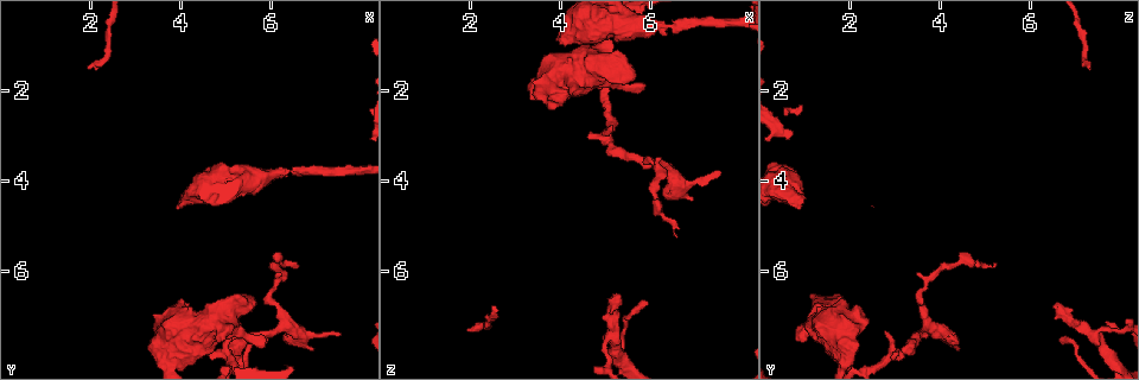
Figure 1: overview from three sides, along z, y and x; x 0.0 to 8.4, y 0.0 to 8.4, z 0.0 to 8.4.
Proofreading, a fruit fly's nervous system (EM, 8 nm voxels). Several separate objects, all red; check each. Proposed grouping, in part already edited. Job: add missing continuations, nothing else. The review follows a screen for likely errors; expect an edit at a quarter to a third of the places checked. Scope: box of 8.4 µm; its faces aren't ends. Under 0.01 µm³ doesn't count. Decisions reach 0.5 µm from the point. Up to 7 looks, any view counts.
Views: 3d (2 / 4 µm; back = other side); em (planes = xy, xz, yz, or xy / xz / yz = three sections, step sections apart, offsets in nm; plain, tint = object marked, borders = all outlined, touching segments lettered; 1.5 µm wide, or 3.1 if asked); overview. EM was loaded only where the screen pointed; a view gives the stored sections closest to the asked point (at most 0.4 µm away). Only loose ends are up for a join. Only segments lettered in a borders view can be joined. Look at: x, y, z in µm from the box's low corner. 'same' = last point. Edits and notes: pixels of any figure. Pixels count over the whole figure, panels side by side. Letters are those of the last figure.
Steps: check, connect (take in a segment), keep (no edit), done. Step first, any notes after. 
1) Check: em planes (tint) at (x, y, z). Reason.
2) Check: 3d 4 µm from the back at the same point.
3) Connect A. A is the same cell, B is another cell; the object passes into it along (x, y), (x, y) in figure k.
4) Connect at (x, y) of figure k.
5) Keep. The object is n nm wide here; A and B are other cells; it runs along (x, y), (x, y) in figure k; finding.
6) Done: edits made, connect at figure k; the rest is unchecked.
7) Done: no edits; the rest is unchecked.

Check: 3d 4 µm at (4.80, 7.55, 0.90). Stops while still wide.

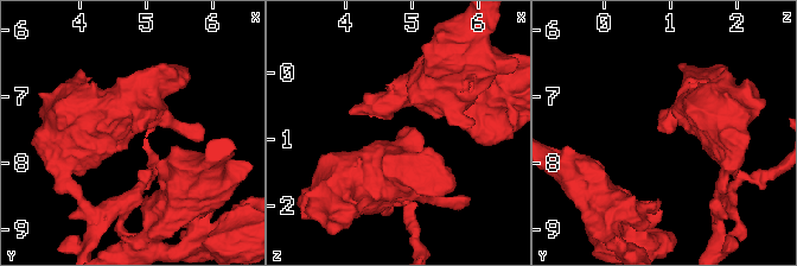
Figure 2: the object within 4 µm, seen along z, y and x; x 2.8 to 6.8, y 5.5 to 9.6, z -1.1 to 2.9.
Check: em xy step 8 (borders) at (4.80, 7.55, 0.90).

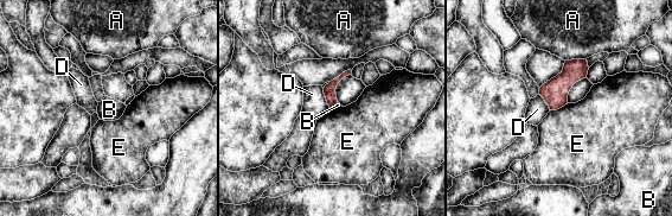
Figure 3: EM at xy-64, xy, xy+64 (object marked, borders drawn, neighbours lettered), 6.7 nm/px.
Keep. The longest contact is with D, 160 nm; A, B, D and E are other cells; no lettered segment goes on from it.

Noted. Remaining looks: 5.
Check: 3d 2 µm at (3.95, 4.55, 1.00). Free end.

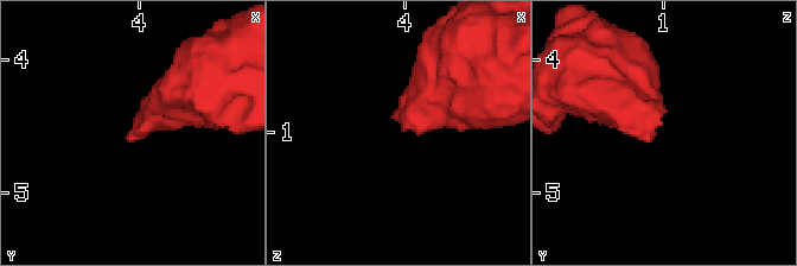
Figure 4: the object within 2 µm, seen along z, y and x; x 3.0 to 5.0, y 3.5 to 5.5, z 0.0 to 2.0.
Check: em yz step 4 (borders) at (3.96, 4.58, 0.94). Shape alone is not enough.

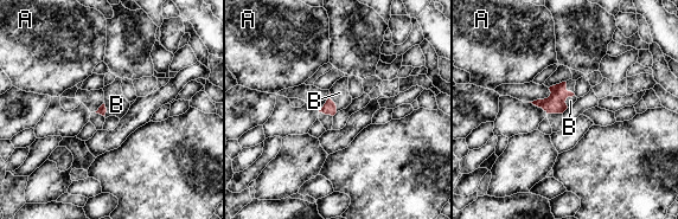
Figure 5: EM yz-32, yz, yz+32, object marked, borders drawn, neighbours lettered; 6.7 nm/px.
Check: em xz step 8 (borders) at the same point.

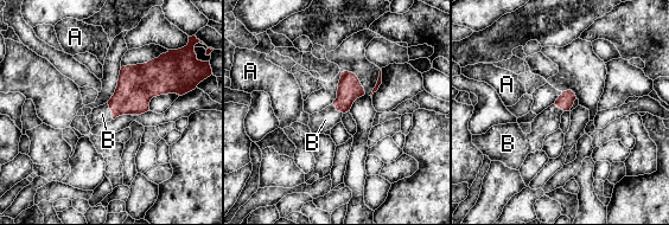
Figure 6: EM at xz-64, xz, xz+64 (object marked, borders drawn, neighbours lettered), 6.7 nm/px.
Connect at (102, 114) of figure 6. B is the same cell, A is another cell; the object passes into it along (137, 85), (110, 110), (102, 114) in figure 6; the cell continues.

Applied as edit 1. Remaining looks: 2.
Check: overview.

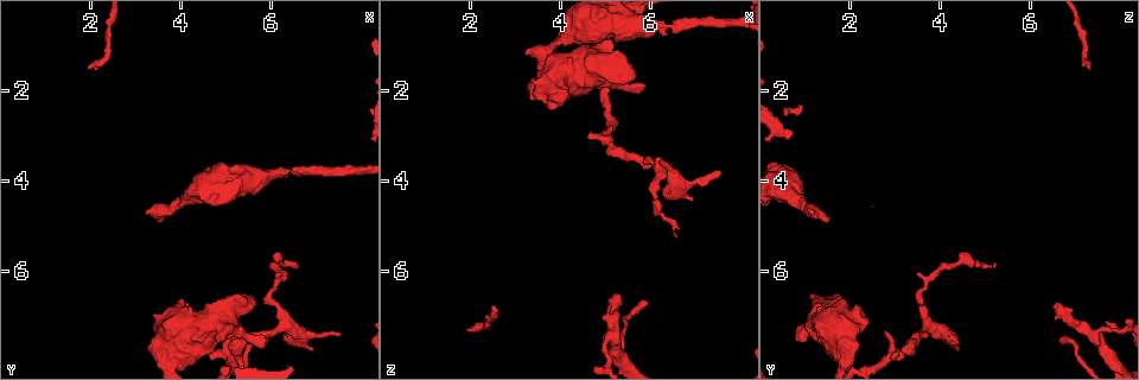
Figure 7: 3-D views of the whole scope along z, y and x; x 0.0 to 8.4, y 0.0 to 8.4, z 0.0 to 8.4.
Check: em planes (borders) at (5.30, 6.75, 6.55). Free end.

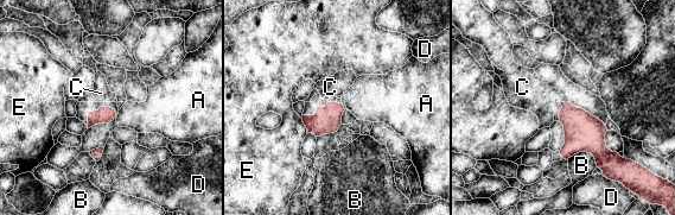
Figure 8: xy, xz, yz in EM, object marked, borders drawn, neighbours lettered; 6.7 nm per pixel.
Connect at (532, 93) of figure 8. The longest contact is with B, 220 nm; C is the same cell, A, B, D and E are other cells; it goes on there.

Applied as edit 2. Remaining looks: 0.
Done: edits made, connect at figure 6, connect at figure 8; the rest is unchecked.

